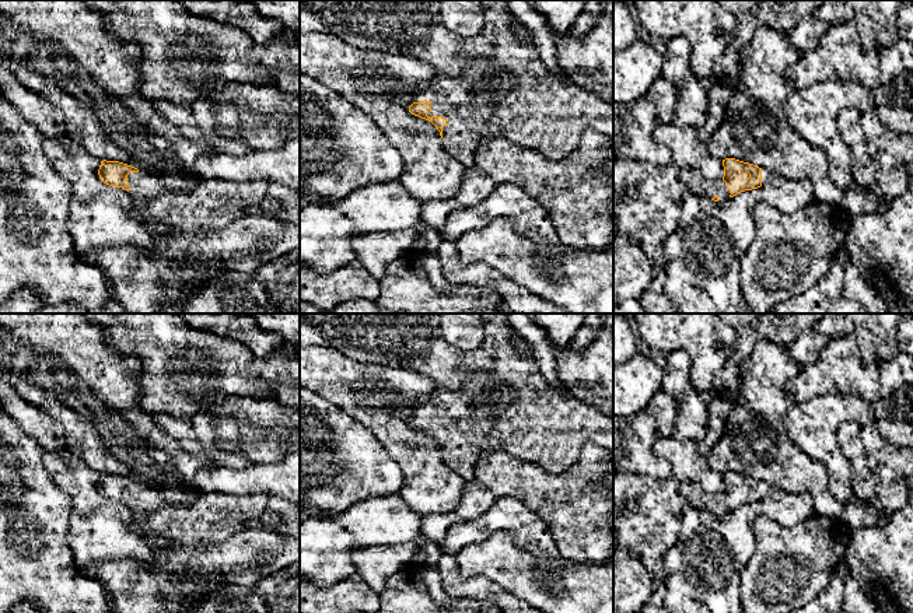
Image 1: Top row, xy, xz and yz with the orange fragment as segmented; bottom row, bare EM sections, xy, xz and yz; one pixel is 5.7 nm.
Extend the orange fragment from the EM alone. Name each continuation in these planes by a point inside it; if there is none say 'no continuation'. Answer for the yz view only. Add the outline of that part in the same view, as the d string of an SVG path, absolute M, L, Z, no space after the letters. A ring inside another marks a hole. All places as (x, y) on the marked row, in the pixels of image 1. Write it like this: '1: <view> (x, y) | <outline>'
1: yz (646, 196) | M632 160L613 162L613 235L629 238L637 244L655 267L655 277L640 300L648 313L678 313L675 304L664 294L665 259L662 246L679 224L681 196L686 190L709 199L717 196L720 202L730 199L731 195L723 179L707 179L696 169Z

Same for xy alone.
1: xy (213, 203) | M143 171L129 172L127 182L133 207L168 228L190 234L221 230L231 221L245 216L249 207L263 204L270 185L265 181L230 182L207 179L200 181L190 192L175 192L162 186L157 176Z

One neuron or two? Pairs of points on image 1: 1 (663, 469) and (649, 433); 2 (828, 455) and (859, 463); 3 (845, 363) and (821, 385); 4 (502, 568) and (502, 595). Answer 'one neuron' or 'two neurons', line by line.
1: one neuron
2: two neurons
3: one neuron
4: two neurons

